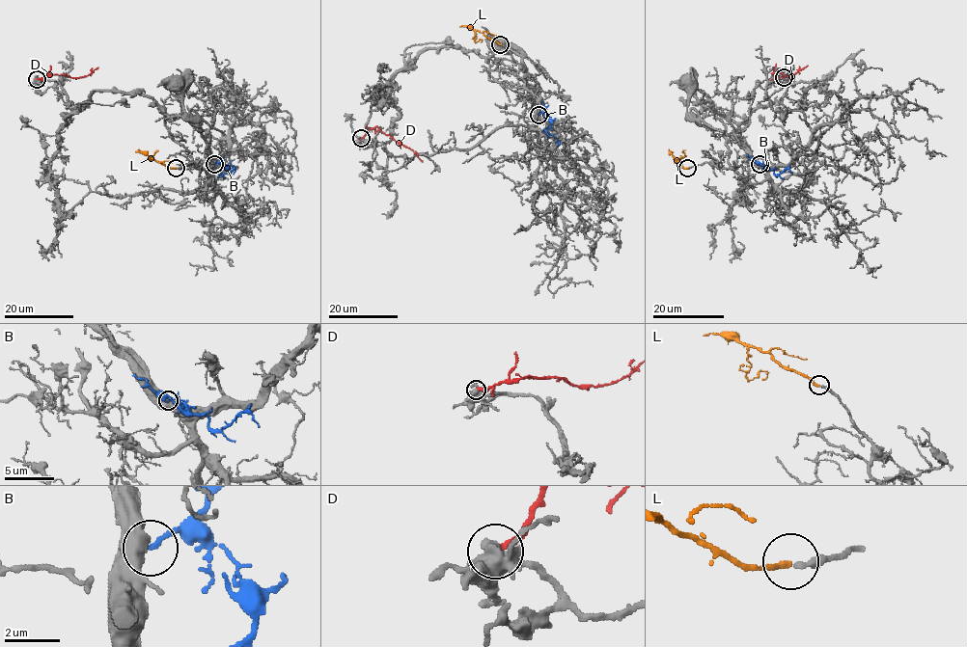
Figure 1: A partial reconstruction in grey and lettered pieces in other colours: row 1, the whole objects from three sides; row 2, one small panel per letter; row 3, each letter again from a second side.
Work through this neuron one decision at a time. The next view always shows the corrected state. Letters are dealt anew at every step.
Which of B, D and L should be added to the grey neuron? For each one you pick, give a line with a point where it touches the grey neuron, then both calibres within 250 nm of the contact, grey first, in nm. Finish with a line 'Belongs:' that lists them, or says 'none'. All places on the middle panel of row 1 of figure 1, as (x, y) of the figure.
L: contact (500, 44); calibres 240 and 190 nm
Belongs: L

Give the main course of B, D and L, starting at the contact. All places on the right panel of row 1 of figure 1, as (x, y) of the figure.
B: (759, 164), (773, 170), (775, 174), (786, 169), (791, 174)
D: (784, 77), (771, 74), (793, 74), (808, 65)
L: (687, 168), (674, 159), (683, 157), (685, 150)

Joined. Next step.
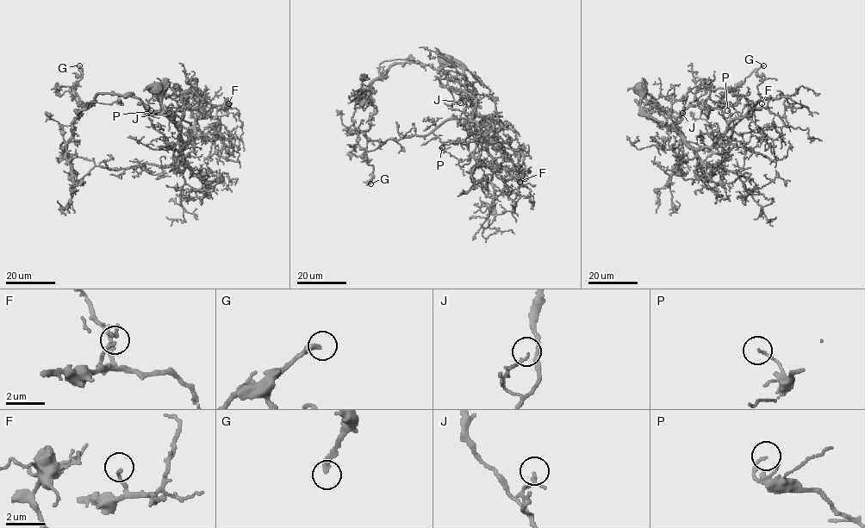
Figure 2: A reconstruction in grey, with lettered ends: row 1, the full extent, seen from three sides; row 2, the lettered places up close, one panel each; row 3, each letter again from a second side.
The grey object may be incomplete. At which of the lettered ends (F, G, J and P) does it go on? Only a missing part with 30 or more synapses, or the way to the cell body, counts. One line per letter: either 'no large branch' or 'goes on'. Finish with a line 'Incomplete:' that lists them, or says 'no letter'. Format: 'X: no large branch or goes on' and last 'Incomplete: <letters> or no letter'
F: no large branch
G: goes on
J: no large branch
P: no large branch
Incomplete: G

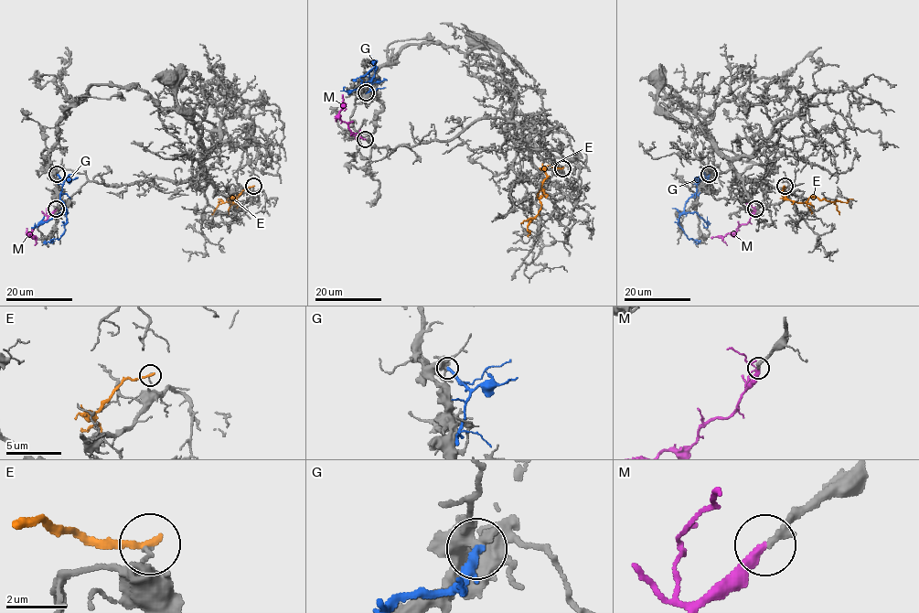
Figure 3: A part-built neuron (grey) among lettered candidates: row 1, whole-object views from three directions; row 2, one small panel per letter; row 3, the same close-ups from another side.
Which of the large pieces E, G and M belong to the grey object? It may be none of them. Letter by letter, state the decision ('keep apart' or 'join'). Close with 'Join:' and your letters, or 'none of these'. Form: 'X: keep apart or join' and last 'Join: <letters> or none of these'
E: keep apart
G: keep apart
M: join
Join: M

